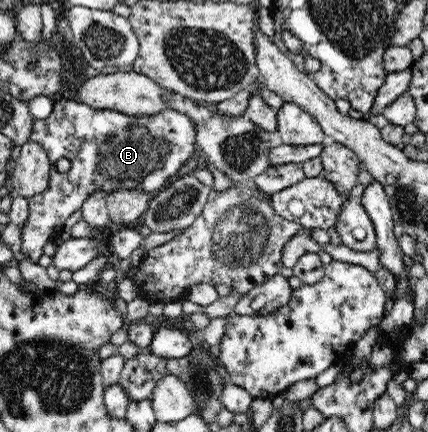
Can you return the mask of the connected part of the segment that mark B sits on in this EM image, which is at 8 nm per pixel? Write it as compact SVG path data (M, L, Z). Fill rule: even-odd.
M58 97L53 100L50 116L44 120L35 120L31 141L44 148L53 167L50 171L48 188L27 198L29 214L25 224L20 227L22 242L19 252L24 258L36 264L44 254L44 246L61 236L66 219L73 212L81 210L82 204L94 188L101 188L107 193L120 187L139 188L144 192L155 194L168 184L166 180L176 174L178 168L192 156L196 138L191 119L173 109L166 110L158 116L135 118L114 110L94 109L79 100L64 100ZM61 159L70 161L70 168L66 172L58 171L56 168L56 162Z

